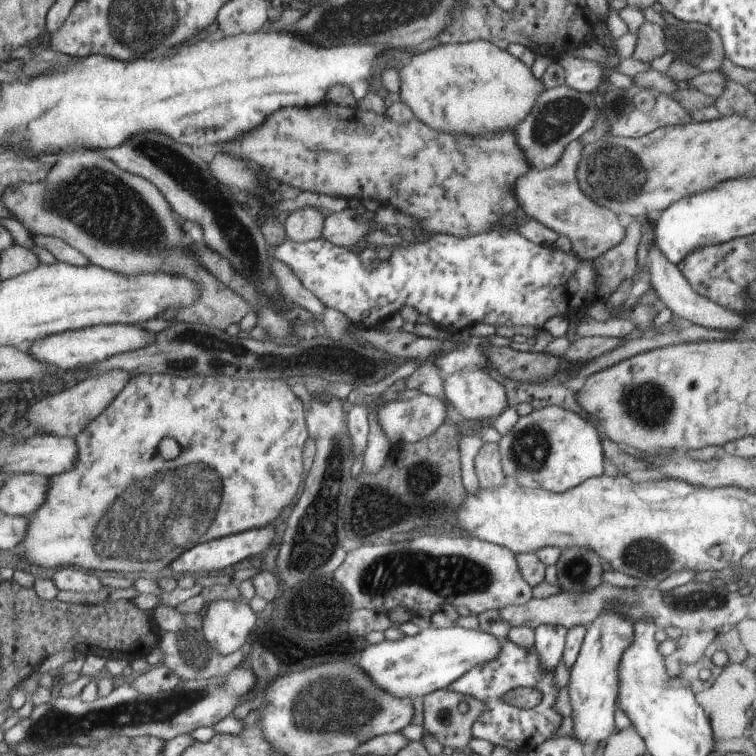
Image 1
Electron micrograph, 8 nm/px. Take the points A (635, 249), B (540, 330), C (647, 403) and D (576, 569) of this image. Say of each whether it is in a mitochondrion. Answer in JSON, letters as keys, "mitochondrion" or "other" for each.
{"A":"other","B":"other","C":"mitochondrion","D":"mitochondrion"}

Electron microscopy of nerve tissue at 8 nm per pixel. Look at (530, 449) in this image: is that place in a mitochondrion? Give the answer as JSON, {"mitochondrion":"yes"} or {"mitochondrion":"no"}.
{"mitochondrion":"yes"}

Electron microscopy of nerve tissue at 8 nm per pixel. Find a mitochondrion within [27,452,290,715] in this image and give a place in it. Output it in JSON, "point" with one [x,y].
{"point":[193,652]}

